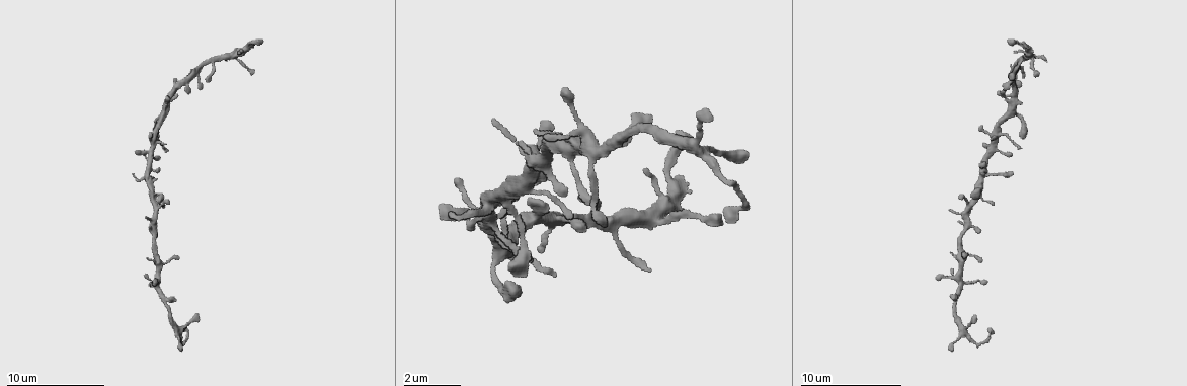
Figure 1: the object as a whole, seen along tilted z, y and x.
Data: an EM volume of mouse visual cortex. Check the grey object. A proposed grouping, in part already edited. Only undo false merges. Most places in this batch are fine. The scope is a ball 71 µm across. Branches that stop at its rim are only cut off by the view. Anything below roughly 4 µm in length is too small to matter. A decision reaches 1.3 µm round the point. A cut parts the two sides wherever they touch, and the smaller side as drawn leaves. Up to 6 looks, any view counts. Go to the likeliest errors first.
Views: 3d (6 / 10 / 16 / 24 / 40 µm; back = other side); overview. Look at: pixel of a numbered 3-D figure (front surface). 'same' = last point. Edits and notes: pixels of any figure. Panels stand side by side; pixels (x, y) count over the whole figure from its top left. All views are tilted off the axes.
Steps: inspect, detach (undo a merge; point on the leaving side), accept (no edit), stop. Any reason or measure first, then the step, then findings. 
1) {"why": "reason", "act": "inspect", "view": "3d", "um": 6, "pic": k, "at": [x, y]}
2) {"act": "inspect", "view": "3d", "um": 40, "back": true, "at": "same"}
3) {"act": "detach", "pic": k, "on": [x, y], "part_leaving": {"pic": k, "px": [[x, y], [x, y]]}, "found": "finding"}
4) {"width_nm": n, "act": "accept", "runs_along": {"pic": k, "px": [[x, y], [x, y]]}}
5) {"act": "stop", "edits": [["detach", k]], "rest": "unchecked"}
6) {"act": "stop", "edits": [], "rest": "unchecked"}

{"act": "inspect", "view": "3d", "um": 10, "pic": 1, "at": [159, 297]}

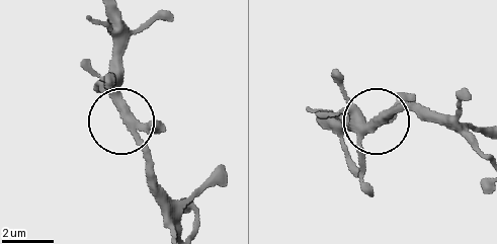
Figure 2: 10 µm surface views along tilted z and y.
{"arms": 3, "act": "accept", "runs_along": {"pic": 2, "px": [[327, 127], [367, 128], [417, 106]]}, "found": "continuous, no second neuron"}

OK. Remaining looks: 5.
{"why": "four arms meet", "act": "inspect", "view": "3d", "um": 10, "pic": 1, "at": [706, 151]}

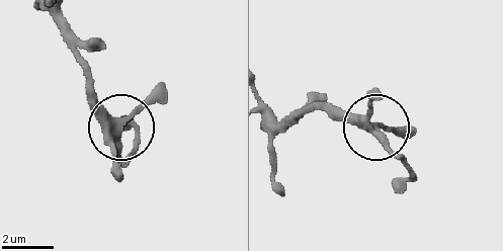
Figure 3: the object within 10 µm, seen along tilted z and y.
{"act": "inspect", "view": "3d", "um": 10, "back": true, "pic": 3, "at": [122, 126]}

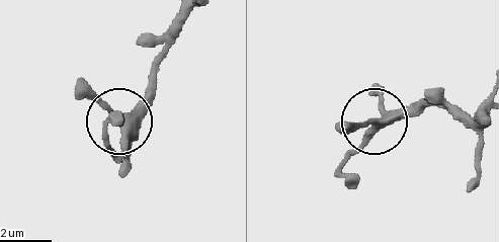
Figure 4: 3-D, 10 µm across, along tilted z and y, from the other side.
{"width_nm": 310, "act": "accept", "runs_along": {"pic": 4, "px": [[484, 119], [472, 123], [438, 105], [410, 107], [347, 129]]}, "found": "all the same neuron"}

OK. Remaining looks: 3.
{"why": "two arms at a narrow angle", "act": "inspect", "view": "3d", "um": 10, "pic": 1, "at": [982, 169]}

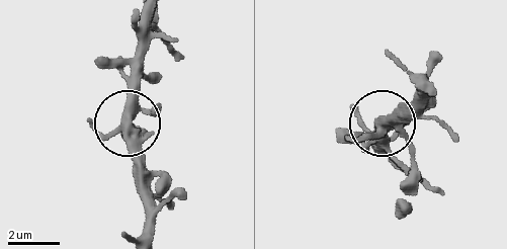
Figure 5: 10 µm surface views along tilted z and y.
{"arms": 5, "act": "accept", "found": "all the same neuron"}

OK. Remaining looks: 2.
{"act": "stop", "edits": [], "rest": "unchecked"}

